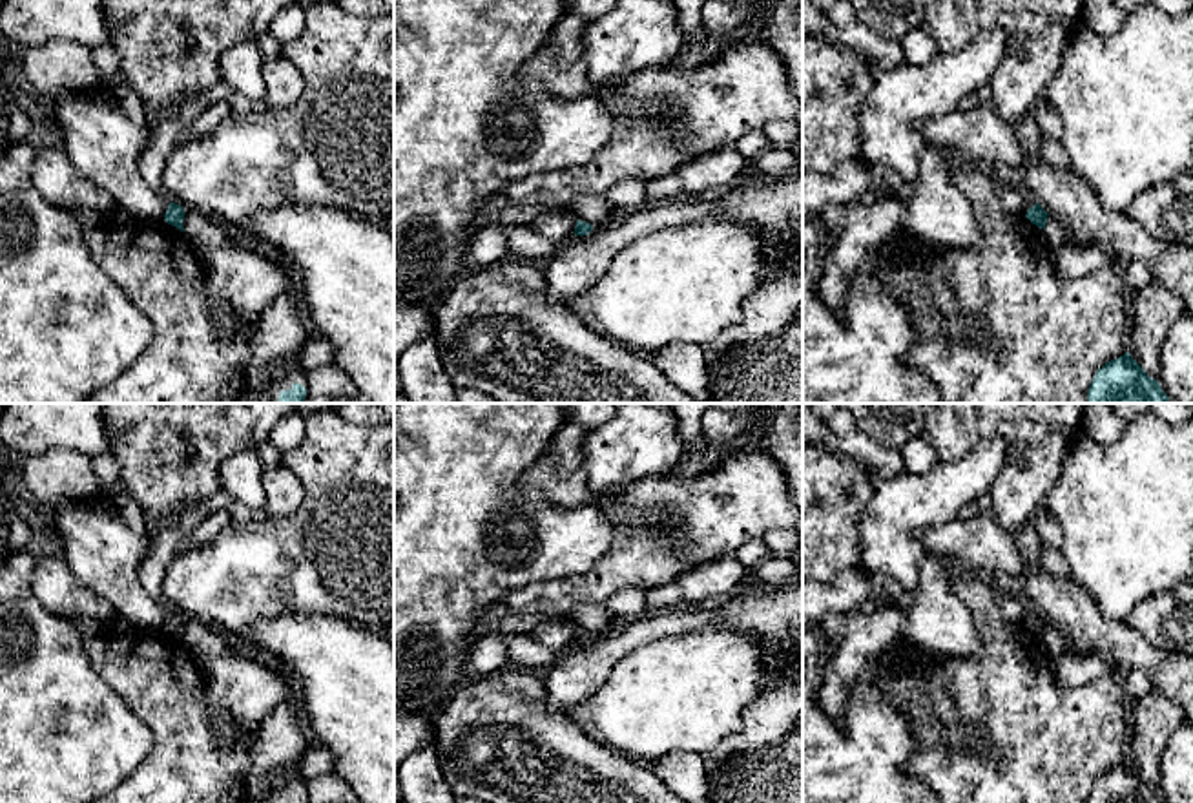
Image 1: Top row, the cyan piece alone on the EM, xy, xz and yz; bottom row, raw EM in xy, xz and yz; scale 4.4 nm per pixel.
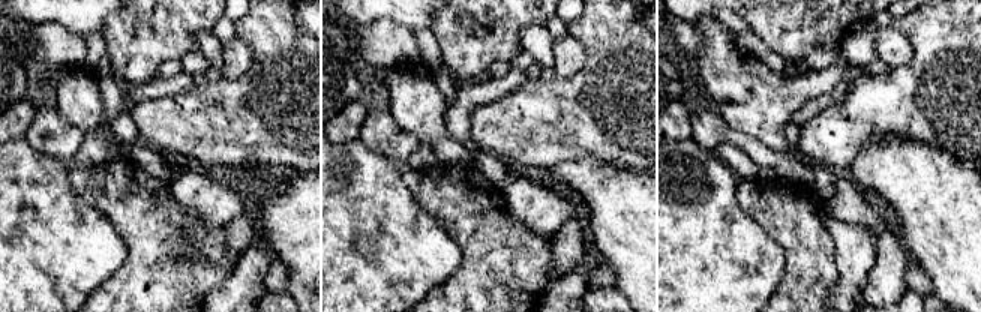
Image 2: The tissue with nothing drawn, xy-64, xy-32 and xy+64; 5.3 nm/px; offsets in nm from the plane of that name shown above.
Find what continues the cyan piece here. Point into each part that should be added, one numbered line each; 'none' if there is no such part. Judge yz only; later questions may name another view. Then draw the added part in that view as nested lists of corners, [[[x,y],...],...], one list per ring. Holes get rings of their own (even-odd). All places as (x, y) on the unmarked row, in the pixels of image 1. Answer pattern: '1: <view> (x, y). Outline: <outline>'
none

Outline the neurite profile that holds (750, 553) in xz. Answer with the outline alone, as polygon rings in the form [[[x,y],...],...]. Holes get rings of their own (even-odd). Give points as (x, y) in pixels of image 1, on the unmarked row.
[[[753,538],[742,544],[735,551],[737,560],[750,571],[753,569],[762,558],[768,557],[768,548],[762,538]]]

